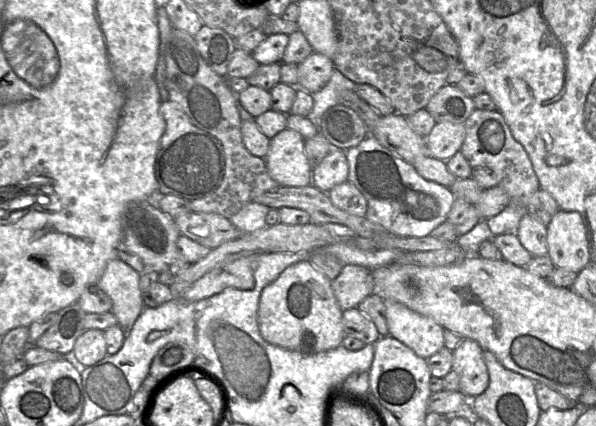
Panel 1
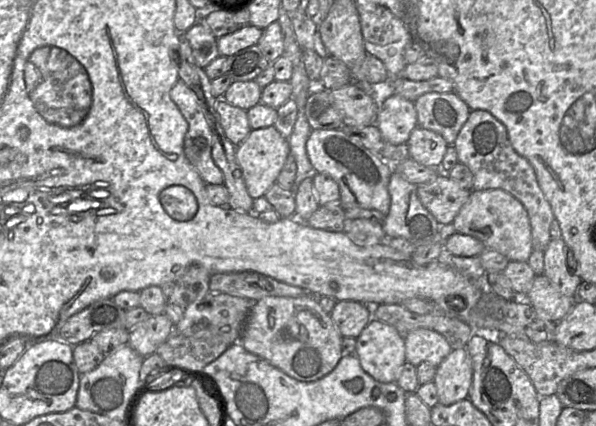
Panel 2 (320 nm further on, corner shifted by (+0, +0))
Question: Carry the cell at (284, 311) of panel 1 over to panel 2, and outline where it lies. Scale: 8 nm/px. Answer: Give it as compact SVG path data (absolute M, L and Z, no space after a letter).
M267 296L251 303L251 310L244 323L240 343L250 353L268 361L288 376L303 382L317 381L334 370L342 358L342 336L338 332L331 315L317 302L317 297L297 298Z

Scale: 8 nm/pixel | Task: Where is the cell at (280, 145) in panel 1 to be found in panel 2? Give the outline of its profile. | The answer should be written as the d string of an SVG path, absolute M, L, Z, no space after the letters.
M274 125L251 130L248 137L236 147L236 158L241 167L247 191L253 199L264 196L276 183L289 153L288 139L283 137Z

